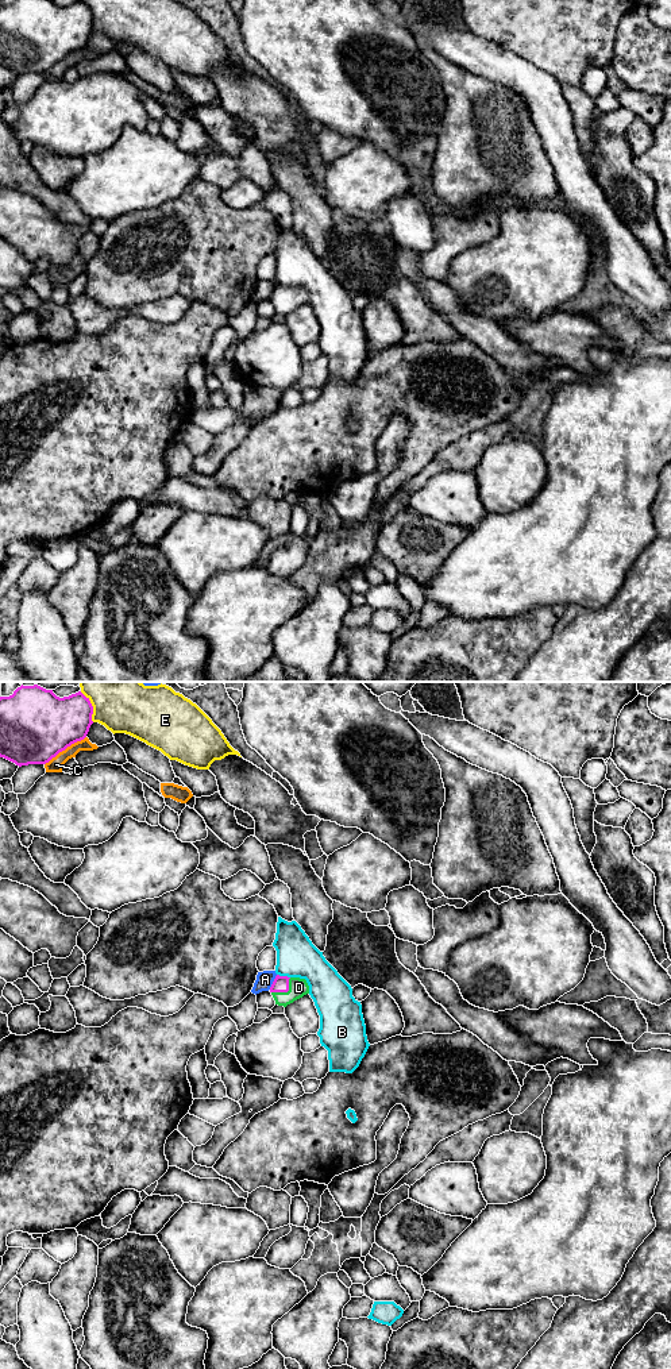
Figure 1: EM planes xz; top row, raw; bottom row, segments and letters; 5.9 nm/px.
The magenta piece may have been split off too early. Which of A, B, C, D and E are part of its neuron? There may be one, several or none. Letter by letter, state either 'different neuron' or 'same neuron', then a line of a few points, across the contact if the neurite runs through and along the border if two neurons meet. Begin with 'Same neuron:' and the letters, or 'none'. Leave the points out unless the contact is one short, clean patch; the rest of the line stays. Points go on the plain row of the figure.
Same neuron: D
A: different neuron
B: different neuron
C: different neuron; line xz (85, 45), (60, 60), (45, 73)
D: same neuron
E: different neuron

